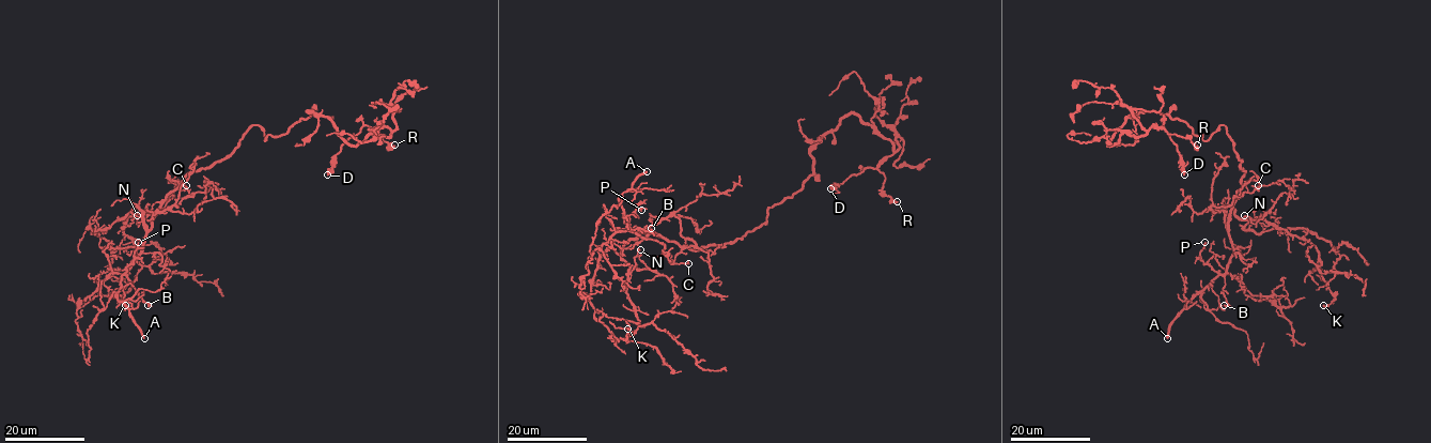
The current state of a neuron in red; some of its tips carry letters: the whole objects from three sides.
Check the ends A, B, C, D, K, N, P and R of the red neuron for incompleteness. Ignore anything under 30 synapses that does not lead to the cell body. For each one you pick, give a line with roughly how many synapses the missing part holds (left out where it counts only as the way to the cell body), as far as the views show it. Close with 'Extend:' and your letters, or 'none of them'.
Extend: A

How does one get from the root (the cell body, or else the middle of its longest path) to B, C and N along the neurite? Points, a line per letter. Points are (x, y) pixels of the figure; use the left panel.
B: (233, 151), (207, 167), (190, 172), (167, 196), (155, 215), (141, 254), (127, 272), (127, 278), (148, 305)
C: (233, 151), (207, 167), (190, 172), (181, 184), (171, 181), (181, 189), (186, 185)
N: (233, 151), (190, 172), (167, 196), (149, 229), (137, 207), (118, 219), (126, 218), (129, 226), (137, 215)

